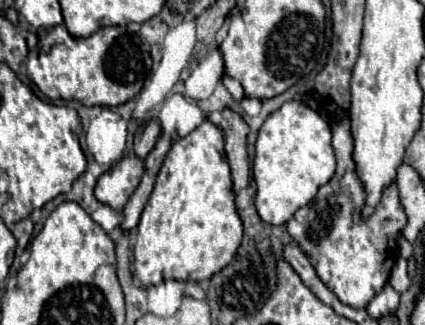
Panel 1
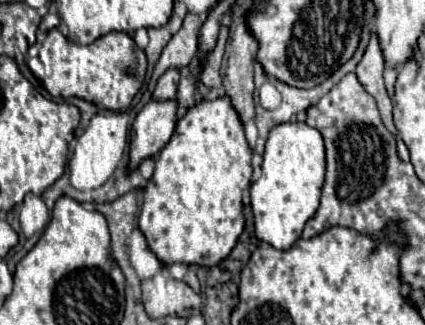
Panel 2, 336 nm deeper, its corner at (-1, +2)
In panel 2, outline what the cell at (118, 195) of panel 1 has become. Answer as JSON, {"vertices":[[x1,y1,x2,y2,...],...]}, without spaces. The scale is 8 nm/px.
{"vertices":[[150,100,140,110,130,130,130,170,134,170,140,160,154,158,164,148,176,126,176,112,176,100]]}

